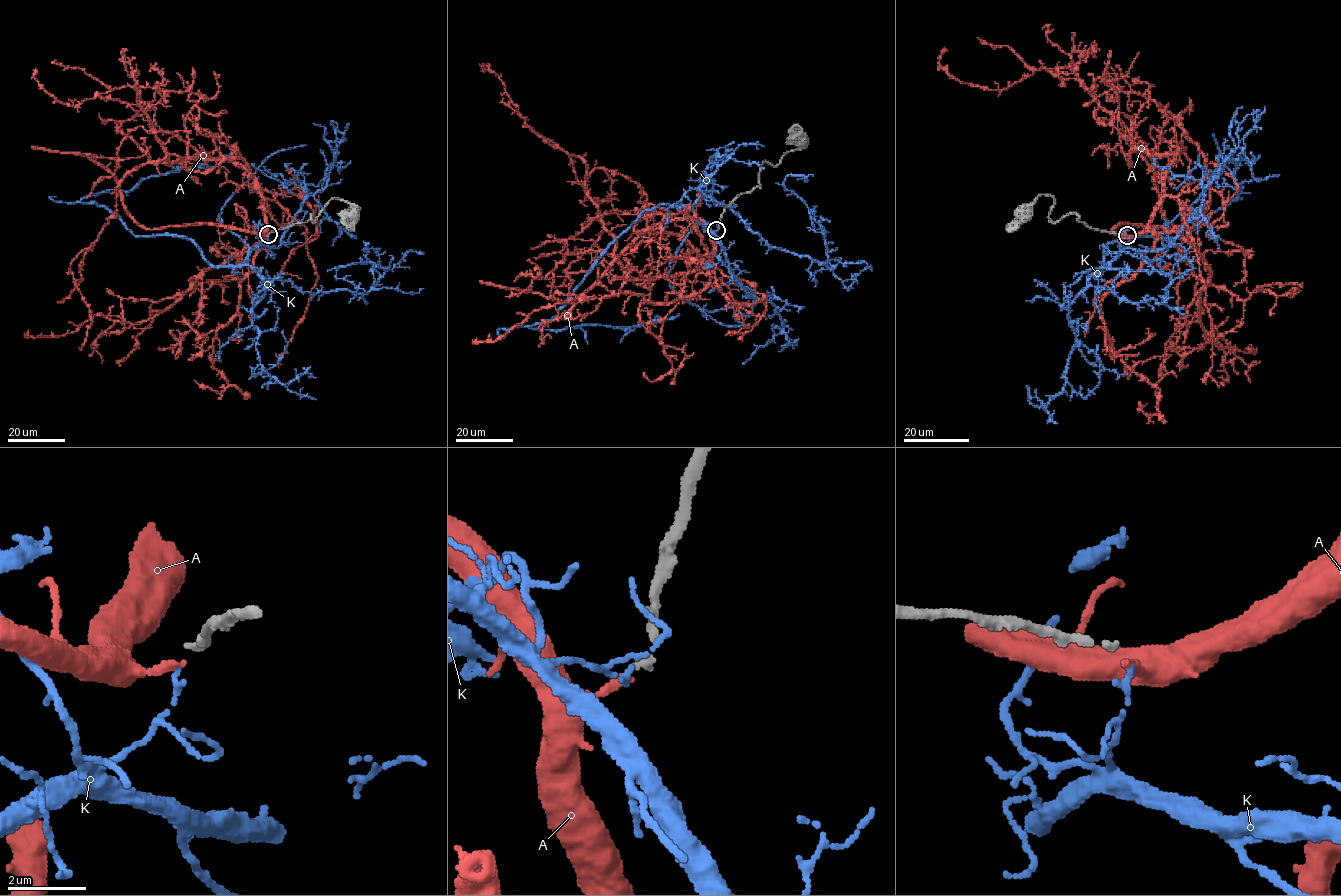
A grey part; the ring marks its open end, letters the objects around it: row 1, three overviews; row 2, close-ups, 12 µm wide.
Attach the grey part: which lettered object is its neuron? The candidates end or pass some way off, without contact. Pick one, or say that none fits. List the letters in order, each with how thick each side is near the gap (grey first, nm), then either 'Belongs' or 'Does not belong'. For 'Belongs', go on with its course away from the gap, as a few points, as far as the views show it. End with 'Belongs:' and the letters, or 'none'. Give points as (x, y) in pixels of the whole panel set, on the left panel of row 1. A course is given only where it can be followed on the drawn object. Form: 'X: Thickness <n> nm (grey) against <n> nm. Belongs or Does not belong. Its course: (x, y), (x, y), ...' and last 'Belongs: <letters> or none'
A: Thickness 150 nm (grey) against 220 nm. Belongs. Its course: (268, 235), (258, 181), (225, 160), (166, 162), (132, 87), (70, 106), (39, 84), (37, 69)
K: Thickness 150 nm (grey) against 140 nm. Does not belong
Belongs: A

